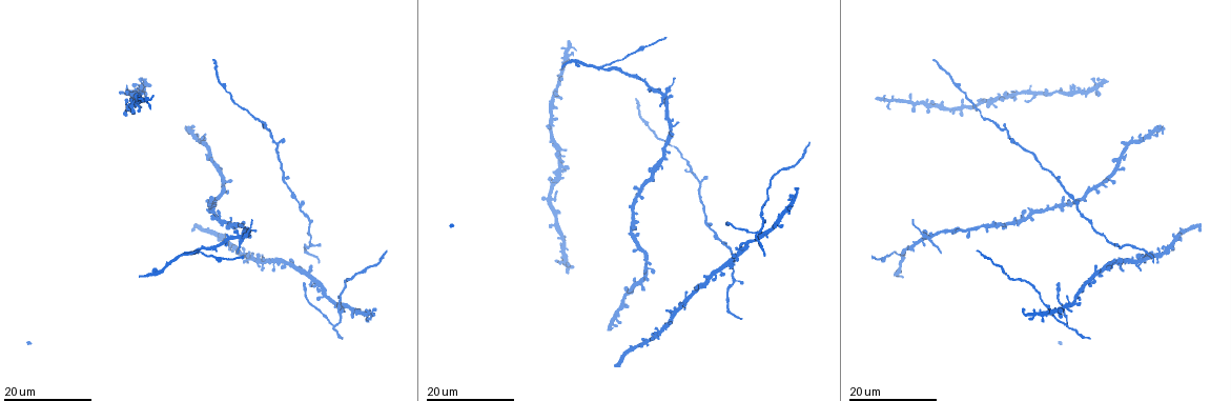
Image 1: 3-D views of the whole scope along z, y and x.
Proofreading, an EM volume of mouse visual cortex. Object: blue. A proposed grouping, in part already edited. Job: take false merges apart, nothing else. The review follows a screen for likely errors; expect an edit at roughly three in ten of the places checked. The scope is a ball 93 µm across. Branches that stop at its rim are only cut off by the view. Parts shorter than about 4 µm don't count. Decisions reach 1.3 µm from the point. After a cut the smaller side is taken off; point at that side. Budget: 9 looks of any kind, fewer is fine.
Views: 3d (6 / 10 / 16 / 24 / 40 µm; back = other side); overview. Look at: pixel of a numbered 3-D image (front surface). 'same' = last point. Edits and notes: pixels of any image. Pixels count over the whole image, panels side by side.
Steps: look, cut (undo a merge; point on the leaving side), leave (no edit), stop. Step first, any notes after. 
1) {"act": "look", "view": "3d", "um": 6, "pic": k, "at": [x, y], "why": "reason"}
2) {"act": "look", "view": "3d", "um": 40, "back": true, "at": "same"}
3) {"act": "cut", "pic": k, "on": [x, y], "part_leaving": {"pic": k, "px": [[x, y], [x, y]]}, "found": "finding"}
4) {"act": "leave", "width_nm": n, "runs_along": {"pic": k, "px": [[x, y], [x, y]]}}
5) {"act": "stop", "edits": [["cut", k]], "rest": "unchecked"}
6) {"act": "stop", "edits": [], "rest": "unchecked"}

{"act": "look", "view": "3d", "um": 24, "pic": 1, "at": [285, 180], "why": "two arms in line, one across"}

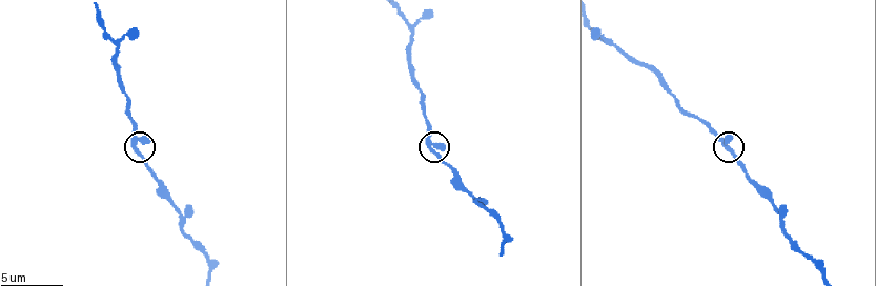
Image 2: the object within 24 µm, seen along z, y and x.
{"act": "look", "view": "3d", "um": 10, "pic": 2, "at": [134, 147]}

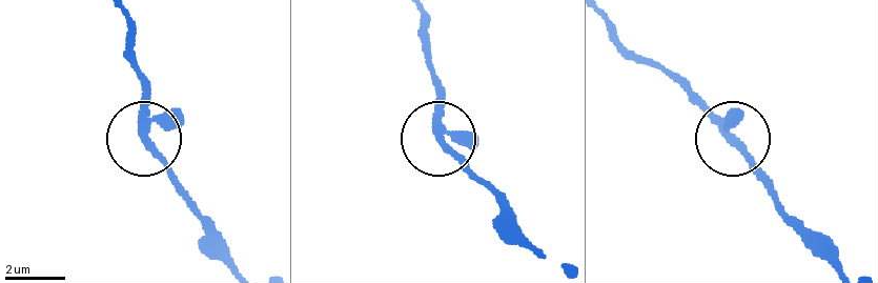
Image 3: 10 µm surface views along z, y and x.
{"act": "leave", "found": "continuous, no second neuron"}

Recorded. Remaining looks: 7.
{"act": "look", "view": "3d", "um": 16, "pic": 1, "at": [763, 217], "why": "a fork"}

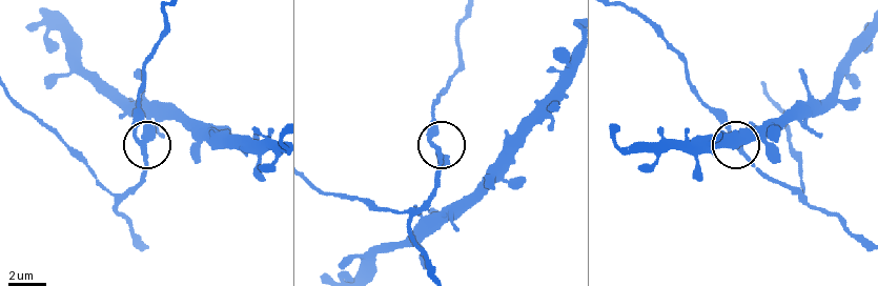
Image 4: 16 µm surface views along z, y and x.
{"act": "look", "view": "3d", "um": 10, "pic": 4, "at": [143, 145], "why": "zoom in"}

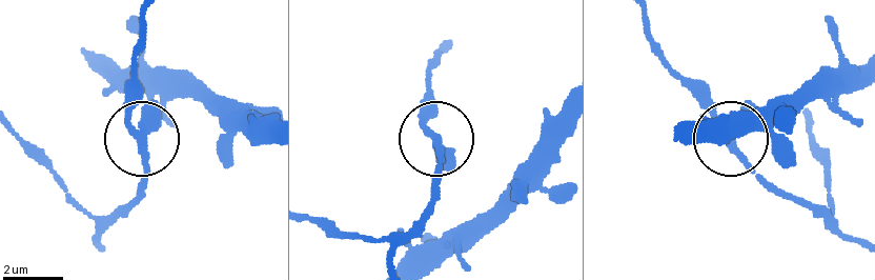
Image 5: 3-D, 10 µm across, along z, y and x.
{"act": "leave", "side_arm_um": 19, "found": "one neuron here"}

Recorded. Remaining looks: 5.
{"act": "look", "view": "3d", "um": 24, "pic": 1, "at": [664, 93], "why": "looks like a crossing"}

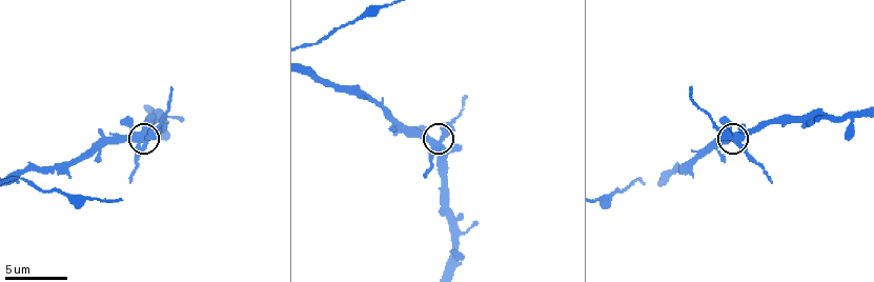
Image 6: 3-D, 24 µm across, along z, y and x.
{"act": "look", "view": "3d", "um": 10, "pic": 6, "at": [432, 141], "why": "closer look"}

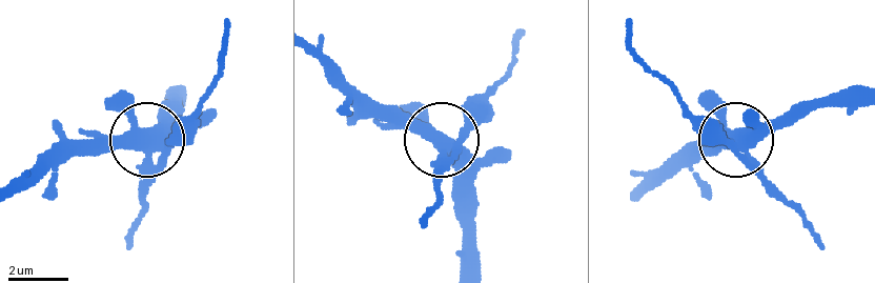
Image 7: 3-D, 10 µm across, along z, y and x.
{"act": "cut", "pic": 7, "on": [177, 128], "side_arm_um": 6, "arms": 5, "found": "two neurons meet here"}

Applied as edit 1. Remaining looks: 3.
{"act": "look", "view": "3d", "um": 16, "pic": 1, "at": [600, 69], "why": "a fork"}

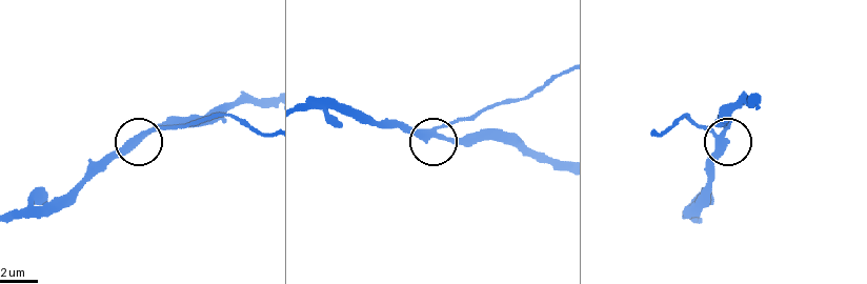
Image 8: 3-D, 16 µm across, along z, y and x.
{"act": "look", "view": "3d", "um": 10, "pic": 8, "at": [140, 137]}

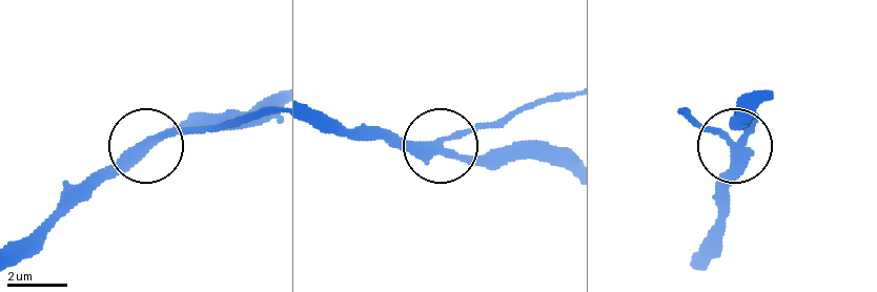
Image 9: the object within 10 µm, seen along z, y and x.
{"act": "cut", "pic": 9, "on": [487, 127], "arms": 3, "part_leaving": {"pic": 9, "px": [[446, 140], [565, 98]]}, "found": "two neurons meet here"}

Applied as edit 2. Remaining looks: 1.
{"act": "stop", "edits": [["cut", 7], ["cut", 9]], "rest": "unchecked"}

